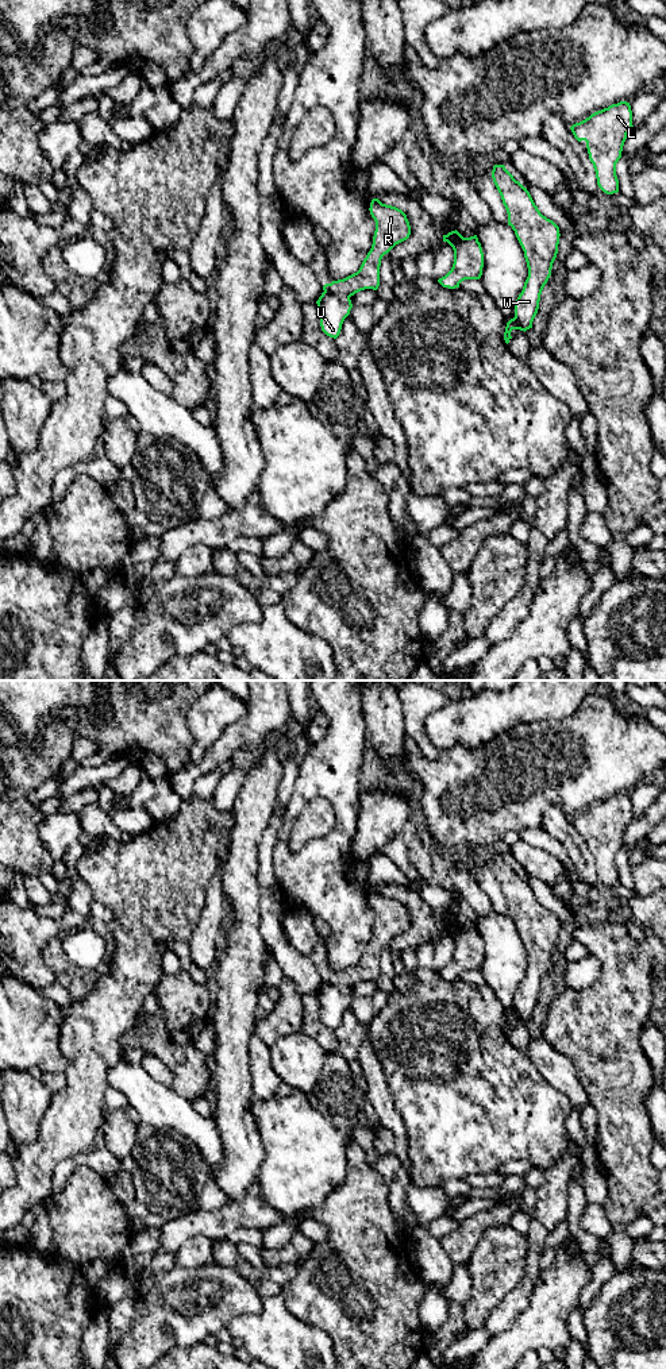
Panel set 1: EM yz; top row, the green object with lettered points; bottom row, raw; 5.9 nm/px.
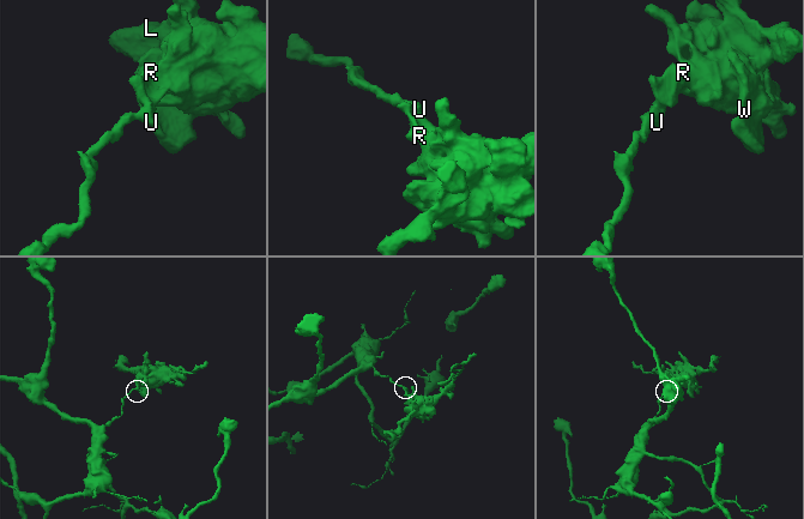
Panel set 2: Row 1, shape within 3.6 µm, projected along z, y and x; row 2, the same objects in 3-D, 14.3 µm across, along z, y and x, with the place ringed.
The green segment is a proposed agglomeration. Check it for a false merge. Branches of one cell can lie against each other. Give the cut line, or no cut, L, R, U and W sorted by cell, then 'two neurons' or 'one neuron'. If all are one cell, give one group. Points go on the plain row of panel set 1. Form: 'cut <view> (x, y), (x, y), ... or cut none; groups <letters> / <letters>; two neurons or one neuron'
cut yz (324, 982), (349, 988); groups L R W / U; two neurons

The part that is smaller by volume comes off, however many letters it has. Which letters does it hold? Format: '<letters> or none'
L, R, W

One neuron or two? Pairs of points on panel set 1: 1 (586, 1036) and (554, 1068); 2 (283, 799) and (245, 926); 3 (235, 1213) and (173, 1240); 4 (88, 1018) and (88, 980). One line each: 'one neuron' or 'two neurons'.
1: two neurons
2: two neurons
3: one neuron
4: two neurons

